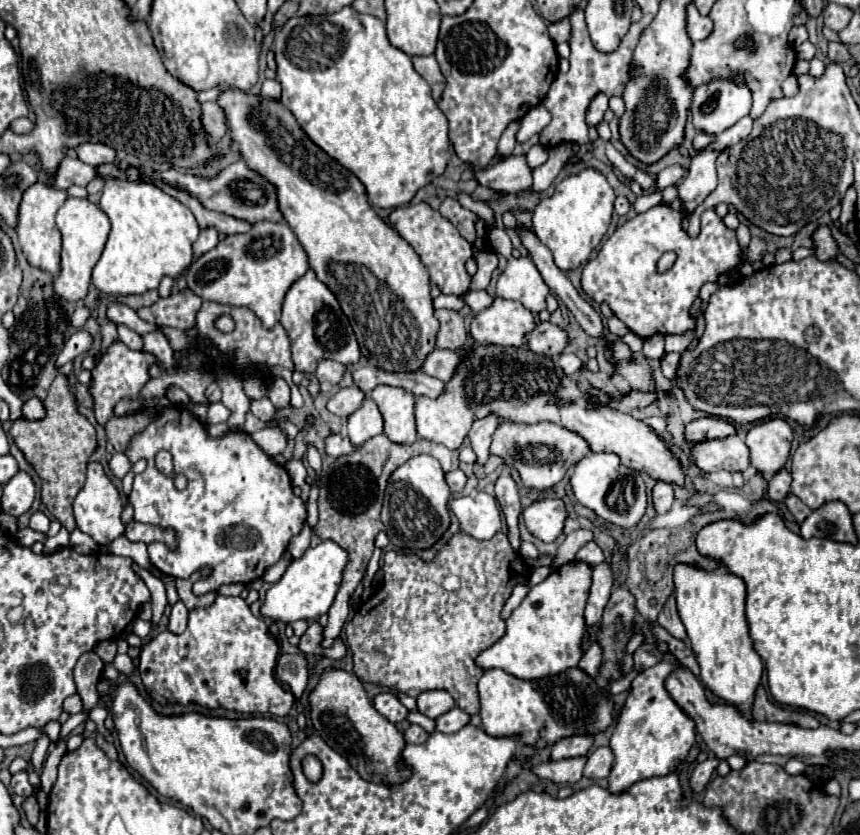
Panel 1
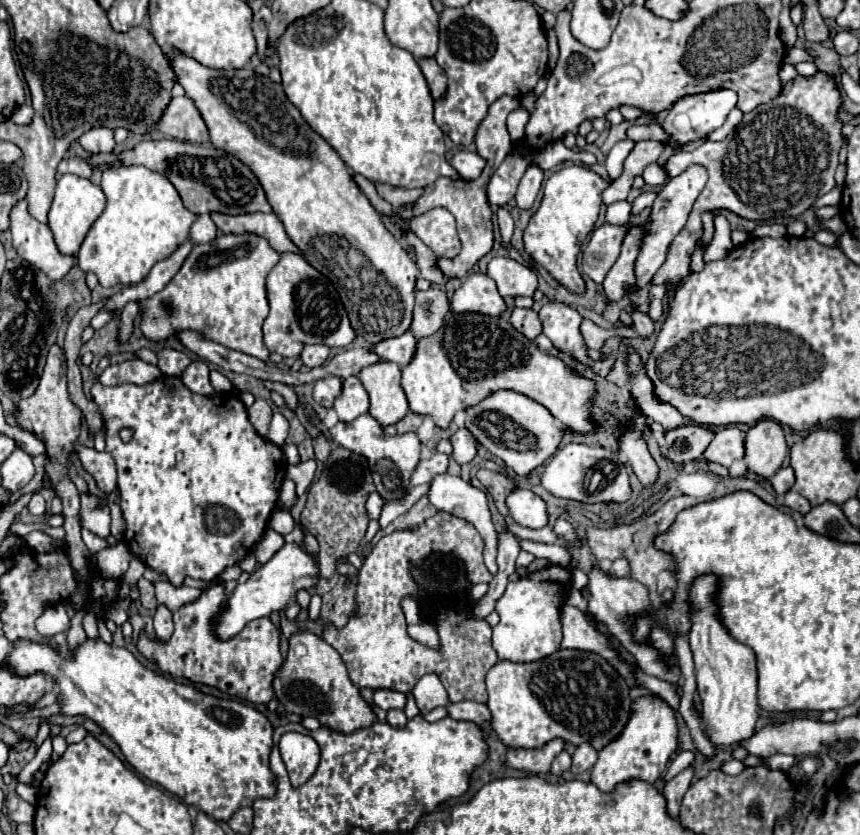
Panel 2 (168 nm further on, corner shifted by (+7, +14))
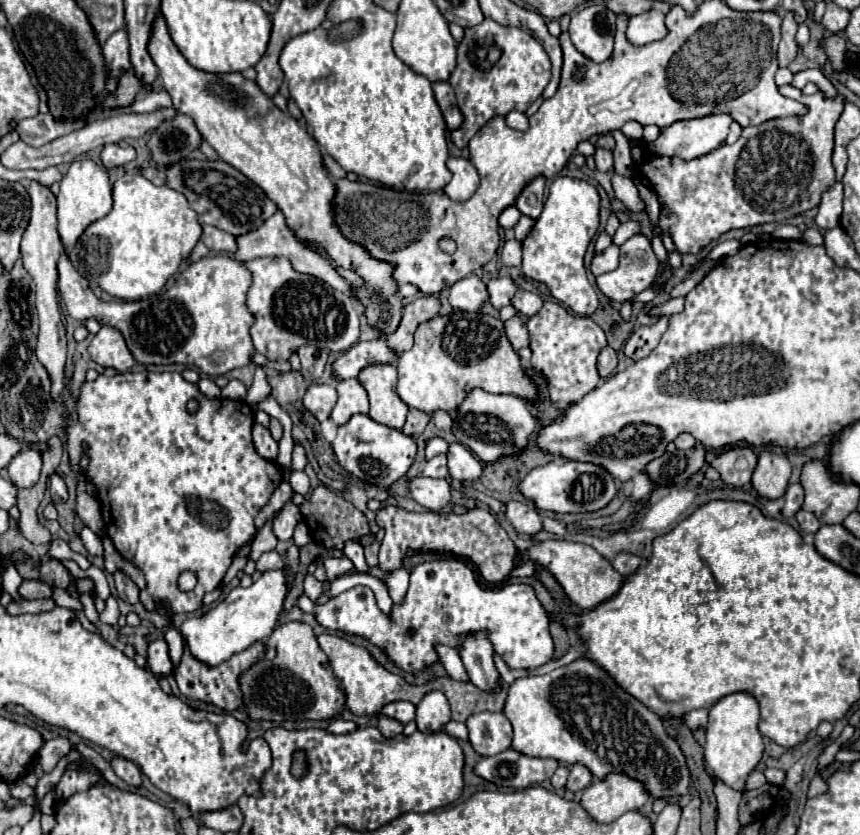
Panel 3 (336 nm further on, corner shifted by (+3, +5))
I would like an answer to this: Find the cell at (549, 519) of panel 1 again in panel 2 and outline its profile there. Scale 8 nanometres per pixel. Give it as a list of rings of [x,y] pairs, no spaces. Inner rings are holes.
[[[513,490],[507,496],[507,508],[517,524],[527,528],[543,528],[549,522],[547,504],[531,490]]]

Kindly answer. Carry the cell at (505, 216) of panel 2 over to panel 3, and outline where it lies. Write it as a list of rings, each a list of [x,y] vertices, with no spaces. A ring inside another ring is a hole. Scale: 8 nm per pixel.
[[[507,241],[501,251],[501,261],[505,267],[519,267],[521,265],[521,243],[519,241]]]

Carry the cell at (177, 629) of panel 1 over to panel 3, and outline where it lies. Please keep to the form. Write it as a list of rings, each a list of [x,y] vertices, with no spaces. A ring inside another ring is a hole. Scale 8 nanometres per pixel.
[[[157,639],[147,649],[147,665],[153,675],[167,677],[173,671],[173,663],[167,655],[167,643],[163,639]]]

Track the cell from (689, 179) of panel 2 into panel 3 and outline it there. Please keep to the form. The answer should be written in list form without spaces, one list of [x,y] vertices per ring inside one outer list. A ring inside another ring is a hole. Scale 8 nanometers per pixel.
[[[633,235],[621,247],[619,267],[597,277],[601,293],[613,301],[627,301],[633,293],[649,289],[657,277],[659,261],[643,235]]]

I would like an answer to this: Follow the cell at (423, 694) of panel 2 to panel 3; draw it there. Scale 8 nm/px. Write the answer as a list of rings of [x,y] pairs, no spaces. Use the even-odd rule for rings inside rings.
[[[441,691],[427,693],[423,701],[417,705],[417,729],[421,733],[435,733],[441,731],[443,725],[451,721],[449,713],[449,701]]]

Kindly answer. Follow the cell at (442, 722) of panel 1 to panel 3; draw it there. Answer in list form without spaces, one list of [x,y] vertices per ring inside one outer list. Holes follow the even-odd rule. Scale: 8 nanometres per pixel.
[[[477,713],[467,719],[469,741],[479,755],[497,755],[511,747],[513,727],[503,713]]]

